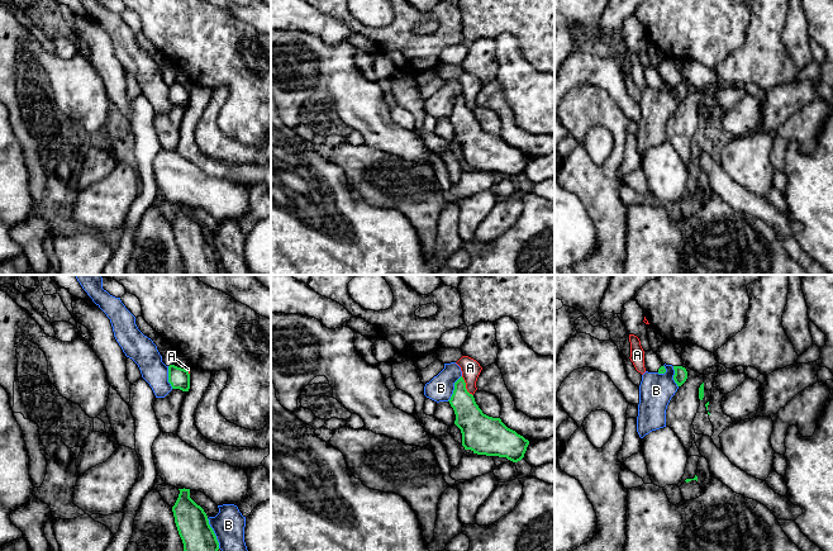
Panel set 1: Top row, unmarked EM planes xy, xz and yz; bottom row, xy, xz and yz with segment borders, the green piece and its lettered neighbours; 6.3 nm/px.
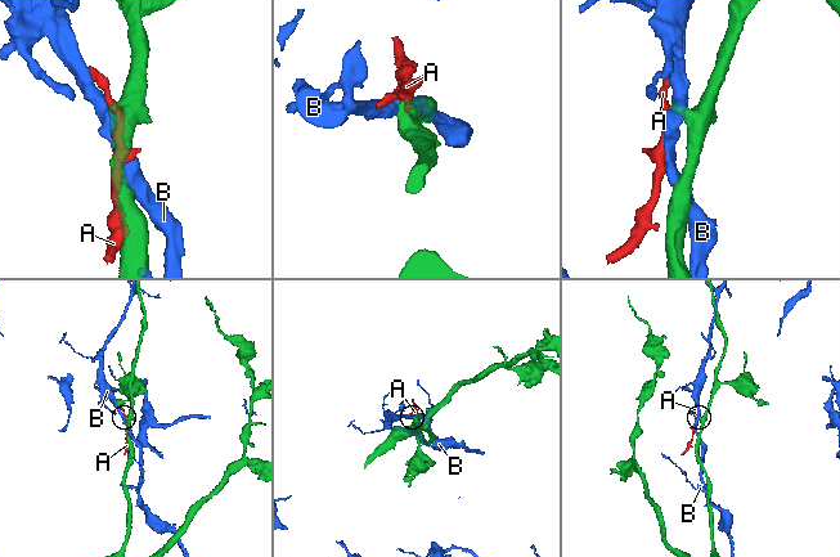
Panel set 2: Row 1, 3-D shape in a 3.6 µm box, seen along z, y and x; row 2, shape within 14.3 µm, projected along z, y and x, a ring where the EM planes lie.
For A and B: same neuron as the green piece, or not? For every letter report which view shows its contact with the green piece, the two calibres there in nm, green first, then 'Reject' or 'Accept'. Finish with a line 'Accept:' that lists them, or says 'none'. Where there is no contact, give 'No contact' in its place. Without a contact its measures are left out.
A: Touches green in xz. Thickness 190 nm (green) against 120 nm. Reject
B: Touches green in xy. Thickness 220 nm (green) against 200 nm. Reject
Accept: none

